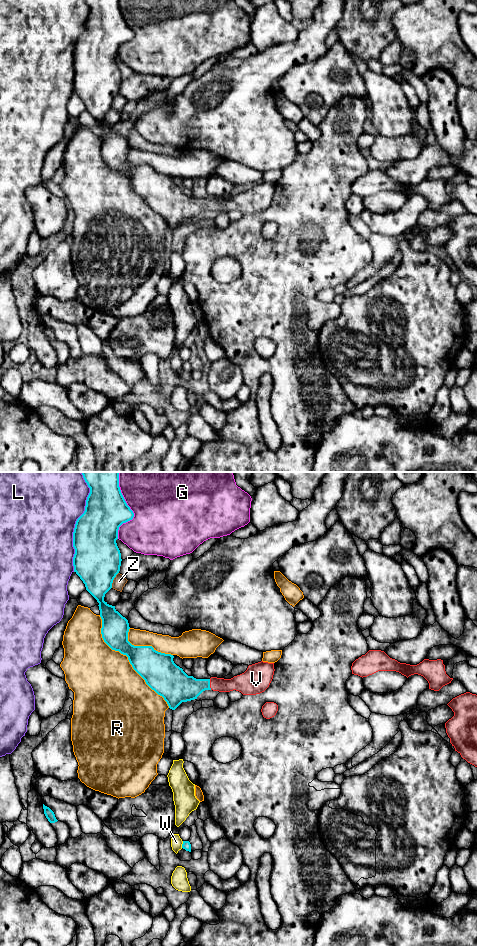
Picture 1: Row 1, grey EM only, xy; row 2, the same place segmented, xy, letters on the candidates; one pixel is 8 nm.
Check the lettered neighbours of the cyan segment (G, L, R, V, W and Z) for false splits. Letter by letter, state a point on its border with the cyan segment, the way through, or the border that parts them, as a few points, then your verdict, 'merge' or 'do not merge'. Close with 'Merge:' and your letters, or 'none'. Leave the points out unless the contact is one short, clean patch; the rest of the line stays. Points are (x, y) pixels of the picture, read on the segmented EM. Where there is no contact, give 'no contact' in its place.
G: meets cyan in xy at (129, 507); do not merge
L: meets cyan in xy at (76, 522); do not merge
R: meets cyan in xy at (128, 659); do not merge
V: meets cyan in xy at (209, 684); runs through xy (178, 687), (195, 687), (209, 684), (240, 683); merge
W: meets cyan in xy at (182, 844); do not merge
Z: meets cyan in xy at (113, 579); do not merge
Merge: V

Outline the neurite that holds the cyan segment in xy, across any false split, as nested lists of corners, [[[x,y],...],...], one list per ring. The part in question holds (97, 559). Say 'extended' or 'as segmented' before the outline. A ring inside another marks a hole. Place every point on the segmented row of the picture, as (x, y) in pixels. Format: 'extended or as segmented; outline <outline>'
extended; outline [[[82,472],[90,488],[84,513],[77,519],[73,532],[74,572],[85,584],[86,590],[99,603],[102,619],[101,634],[104,642],[115,651],[126,655],[133,669],[145,680],[146,684],[162,696],[170,709],[175,710],[182,702],[197,699],[205,690],[230,692],[233,690],[243,695],[256,695],[264,692],[274,675],[274,663],[258,662],[249,665],[247,670],[231,679],[211,677],[196,679],[188,676],[177,666],[171,654],[156,651],[152,646],[134,646],[128,641],[129,623],[116,609],[104,601],[105,594],[112,588],[112,583],[120,571],[121,553],[117,546],[119,527],[133,519],[134,513],[127,505],[120,487],[120,472]]]

